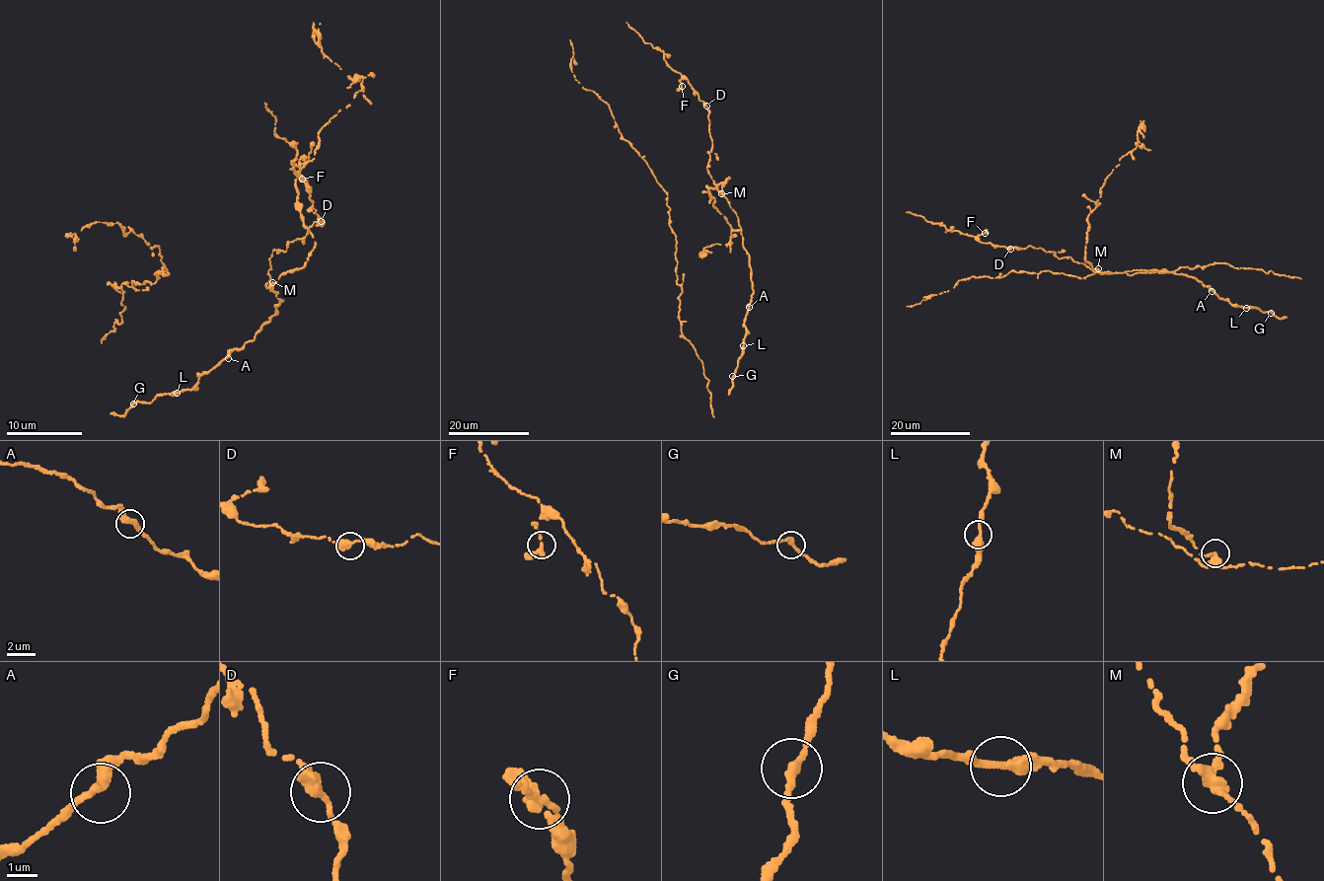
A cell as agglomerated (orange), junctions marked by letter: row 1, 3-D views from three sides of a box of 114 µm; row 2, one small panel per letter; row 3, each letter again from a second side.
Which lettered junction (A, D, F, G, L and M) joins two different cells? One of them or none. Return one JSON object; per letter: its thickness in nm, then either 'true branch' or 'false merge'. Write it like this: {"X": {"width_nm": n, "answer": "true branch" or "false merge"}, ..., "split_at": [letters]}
{"A": {"width_nm": 360, "answer": "true branch"}, "D": {"width_nm": 360, "answer": "true branch"}, "F": {"width_nm": 340, "answer": "true branch"}, "G": {"width_nm": 300, "answer": "true branch"}, "L": {"width_nm": 340, "answer": "true branch"}, "M": {"width_nm": 360, "answer": "false merge"}, "split_at": ["M"]}

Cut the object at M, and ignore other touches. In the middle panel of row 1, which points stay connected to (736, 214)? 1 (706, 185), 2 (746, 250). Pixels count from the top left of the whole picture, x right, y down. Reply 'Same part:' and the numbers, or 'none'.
Same part: 2

